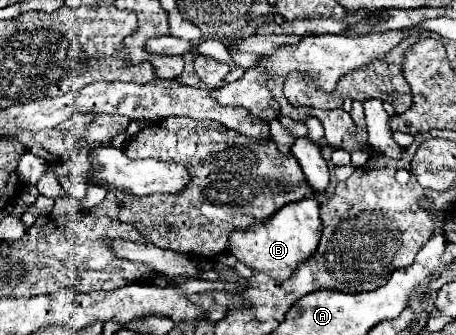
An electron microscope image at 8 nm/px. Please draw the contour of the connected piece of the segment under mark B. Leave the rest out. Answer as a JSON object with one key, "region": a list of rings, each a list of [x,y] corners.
{"region":[[[299,199],[291,205],[285,205],[283,209],[279,209],[279,213],[275,213],[275,217],[269,217],[267,221],[255,221],[255,225],[251,225],[251,229],[237,229],[235,233],[231,233],[229,237],[229,253],[237,257],[237,261],[245,263],[247,267],[251,267],[257,273],[267,273],[273,279],[285,281],[291,277],[293,269],[305,261],[319,245],[321,239],[321,219],[319,219],[319,203],[315,199]]]}

